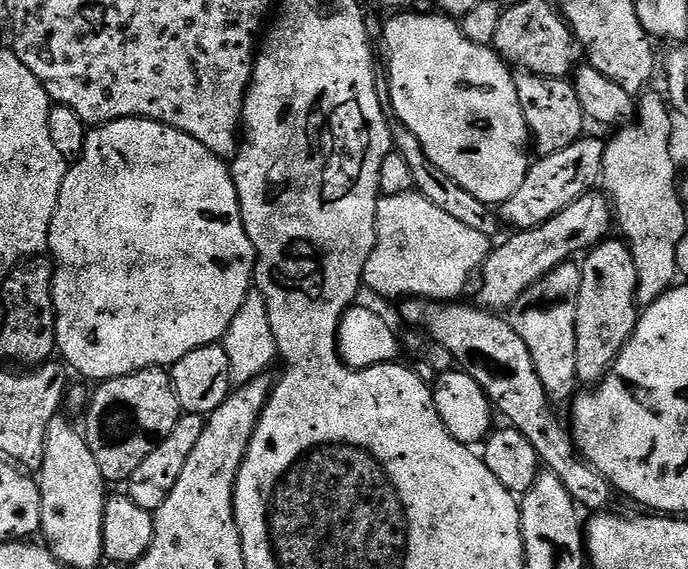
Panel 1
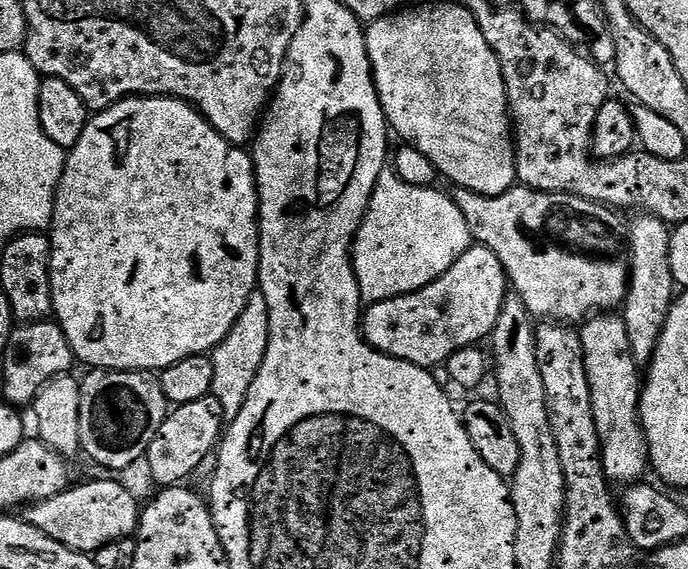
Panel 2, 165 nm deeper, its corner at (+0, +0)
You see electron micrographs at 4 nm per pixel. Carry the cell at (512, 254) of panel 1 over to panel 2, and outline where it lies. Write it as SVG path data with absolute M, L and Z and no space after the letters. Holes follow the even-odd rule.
M473 246L446 274L424 288L368 304L362 316L362 335L377 352L431 370L434 365L447 362L458 350L487 341L509 295L510 281L498 254L483 246Z

